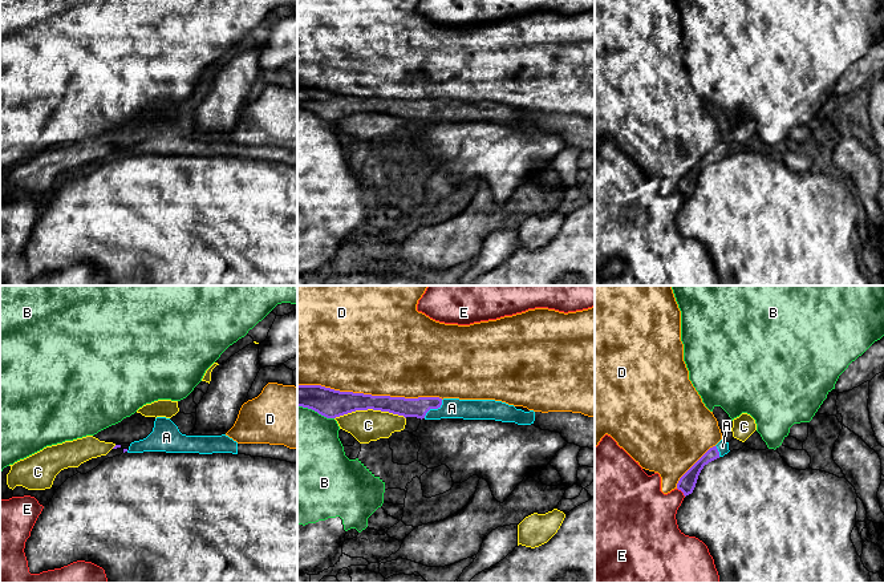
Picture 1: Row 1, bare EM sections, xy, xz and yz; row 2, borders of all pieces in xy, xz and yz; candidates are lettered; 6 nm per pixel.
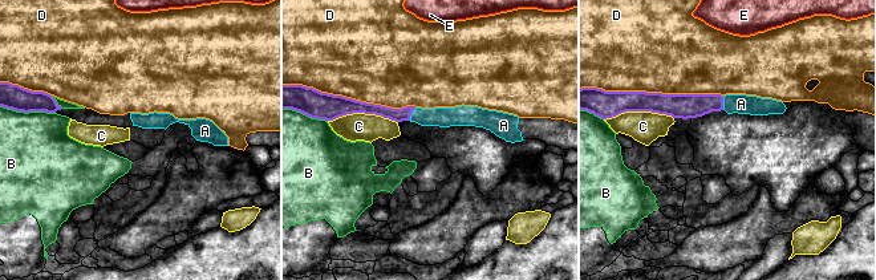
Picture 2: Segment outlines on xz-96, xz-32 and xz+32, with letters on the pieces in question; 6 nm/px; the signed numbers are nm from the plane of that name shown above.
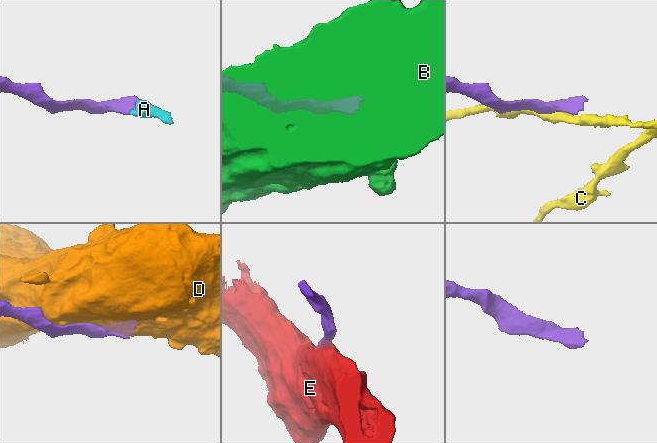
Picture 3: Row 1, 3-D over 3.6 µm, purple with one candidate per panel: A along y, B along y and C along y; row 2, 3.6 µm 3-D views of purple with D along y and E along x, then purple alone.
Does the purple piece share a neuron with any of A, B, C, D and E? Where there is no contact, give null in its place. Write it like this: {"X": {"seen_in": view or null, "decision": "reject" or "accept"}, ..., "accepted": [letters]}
{"A": {"seen_in": "xz", "decision": "accept"}, "B": {"seen_in": "xz", "decision": "reject"}, "C": {"seen_in": "xz", "decision": "reject"}, "D": {"seen_in": "xz", "decision": "reject"}, "E": {"seen_in": "yz", "decision": "reject"}, "accepted": ["A"]}

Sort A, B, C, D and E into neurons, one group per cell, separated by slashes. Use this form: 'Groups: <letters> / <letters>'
Groups: A / B / C / D / E

